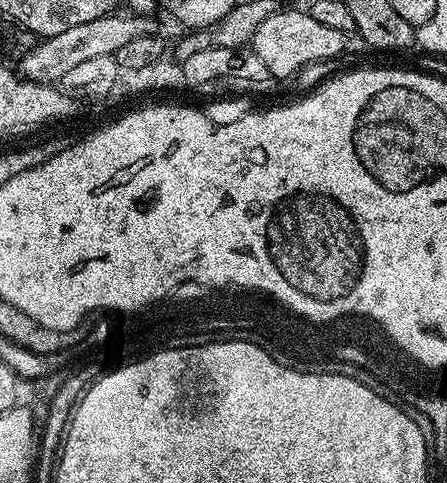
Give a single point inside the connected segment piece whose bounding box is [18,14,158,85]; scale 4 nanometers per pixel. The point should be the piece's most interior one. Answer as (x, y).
(48, 61)

